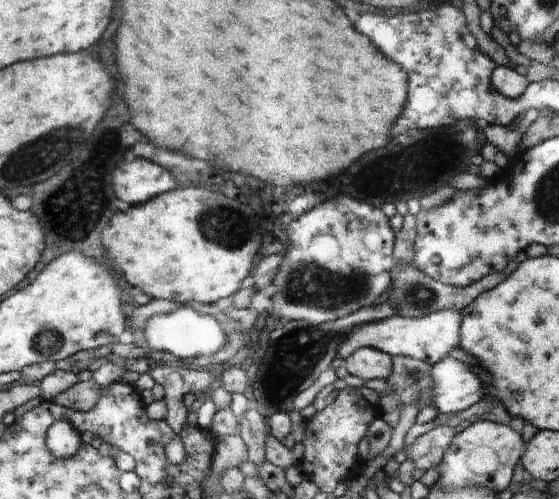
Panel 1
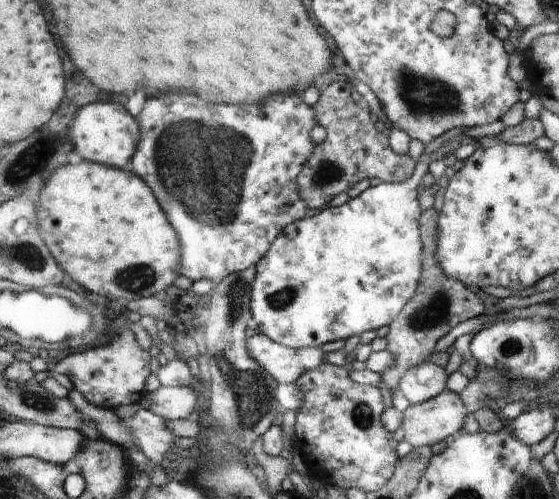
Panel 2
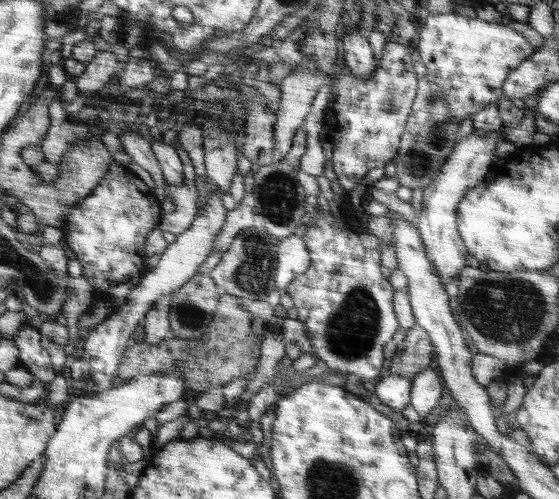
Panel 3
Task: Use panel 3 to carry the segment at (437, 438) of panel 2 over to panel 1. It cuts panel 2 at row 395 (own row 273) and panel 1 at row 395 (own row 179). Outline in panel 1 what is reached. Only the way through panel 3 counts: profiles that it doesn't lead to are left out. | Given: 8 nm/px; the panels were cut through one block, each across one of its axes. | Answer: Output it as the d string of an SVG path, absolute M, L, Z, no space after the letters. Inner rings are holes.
M444 357L432 367L433 405L437 412L462 412L476 404L484 394L484 384L466 368L466 364L454 358Z

